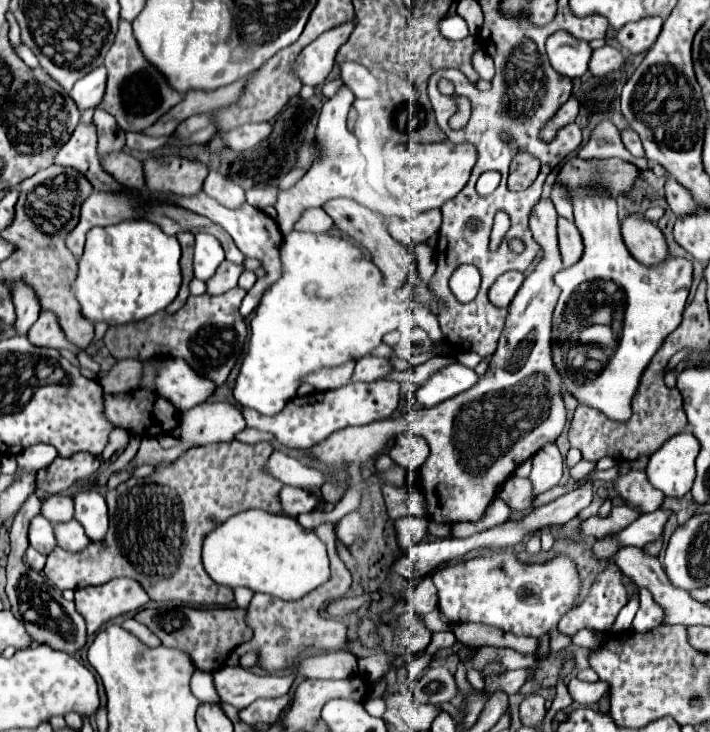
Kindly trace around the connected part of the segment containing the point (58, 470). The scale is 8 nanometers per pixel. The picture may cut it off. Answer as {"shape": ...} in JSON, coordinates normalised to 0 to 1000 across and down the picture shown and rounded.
{"shape":[[[110,617],[99,626],[76,626],[76,631],[51,648],[51,667],[65,678],[87,675],[107,658],[132,650],[141,639],[135,623],[124,617]]]}

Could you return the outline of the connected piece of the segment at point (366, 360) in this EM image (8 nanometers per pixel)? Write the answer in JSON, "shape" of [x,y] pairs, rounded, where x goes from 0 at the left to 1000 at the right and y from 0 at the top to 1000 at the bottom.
{"shape":[[[513,486],[501,495],[496,522],[527,522],[541,514],[546,514],[555,505],[552,495],[546,489],[532,489],[532,486]]]}

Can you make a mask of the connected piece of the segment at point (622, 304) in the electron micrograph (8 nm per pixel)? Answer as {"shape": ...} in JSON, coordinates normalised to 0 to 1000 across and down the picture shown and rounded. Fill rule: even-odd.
{"shape":[[[839,260],[808,262],[806,281],[808,281],[808,303],[811,303],[811,311],[817,314],[817,322],[823,331],[823,347],[808,363],[792,366],[786,374],[780,374],[780,388],[789,393],[789,407],[786,407],[786,415],[780,421],[780,432],[777,432],[777,462],[780,462],[780,467],[786,467],[786,462],[789,462],[789,443],[794,440],[794,423],[800,421],[806,404],[823,404],[828,418],[831,415],[854,415],[862,423],[868,470],[865,470],[865,475],[839,475],[842,484],[825,484],[828,486],[825,497],[808,508],[800,505],[800,497],[794,489],[797,481],[792,475],[780,475],[777,489],[780,489],[783,505],[792,516],[792,527],[814,546],[814,552],[825,552],[831,557],[839,557],[839,560],[851,563],[865,577],[885,577],[890,568],[890,546],[893,546],[893,538],[899,536],[901,516],[904,516],[910,500],[915,497],[921,484],[932,475],[938,459],[944,454],[949,454],[961,440],[963,415],[966,415],[972,388],[975,388],[975,361],[966,352],[946,352],[946,350],[941,355],[935,355],[930,363],[918,363],[918,366],[910,366],[901,358],[896,358],[890,352],[890,347],[885,344],[885,339],[876,328],[876,320],[873,320],[868,273],[862,268],[856,268],[854,262],[839,262]],[[837,486],[845,489],[845,505],[834,505]]]}

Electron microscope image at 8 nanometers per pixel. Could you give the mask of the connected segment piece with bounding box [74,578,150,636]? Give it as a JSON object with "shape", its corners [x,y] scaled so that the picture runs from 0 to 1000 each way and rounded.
{"shape":[[[163,790],[146,801],[124,801],[107,806],[104,814],[107,833],[121,847],[124,869],[132,869],[152,847],[200,831],[208,820],[208,811],[189,790]]]}

